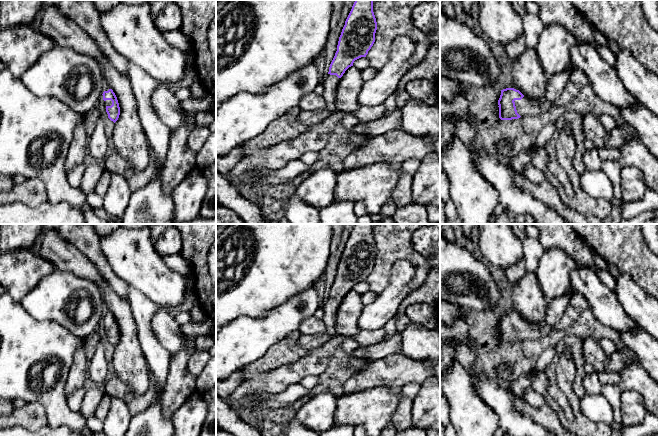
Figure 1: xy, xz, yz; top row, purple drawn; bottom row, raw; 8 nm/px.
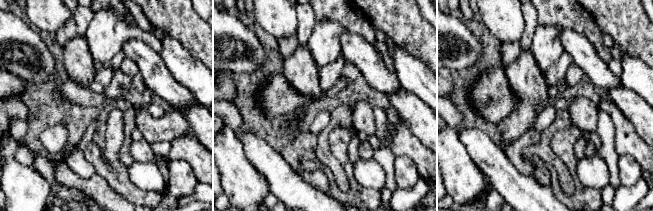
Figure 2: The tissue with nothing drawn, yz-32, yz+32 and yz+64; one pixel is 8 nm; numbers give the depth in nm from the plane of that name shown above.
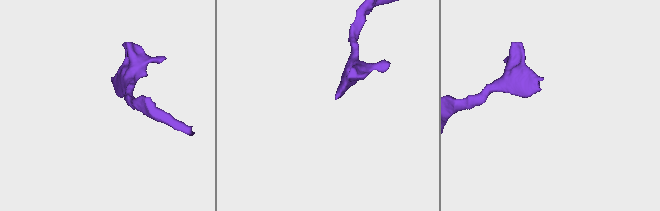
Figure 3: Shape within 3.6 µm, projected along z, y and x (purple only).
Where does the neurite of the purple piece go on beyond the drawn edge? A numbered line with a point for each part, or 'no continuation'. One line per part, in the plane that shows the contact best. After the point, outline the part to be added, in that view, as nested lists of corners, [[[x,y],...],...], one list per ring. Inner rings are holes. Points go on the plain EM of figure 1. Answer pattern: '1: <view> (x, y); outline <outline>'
1: yz (526, 330); outline [[[524,319],[521,324],[515,324],[515,330],[517,337],[523,340],[537,340],[542,337],[546,337],[552,330],[551,325],[539,325],[531,323]]]

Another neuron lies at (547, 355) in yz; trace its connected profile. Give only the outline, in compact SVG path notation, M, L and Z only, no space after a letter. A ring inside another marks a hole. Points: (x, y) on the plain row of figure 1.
M550 346L546 348L538 358L536 369L538 371L543 372L546 366L553 360L554 356L556 354L556 350L554 346Z

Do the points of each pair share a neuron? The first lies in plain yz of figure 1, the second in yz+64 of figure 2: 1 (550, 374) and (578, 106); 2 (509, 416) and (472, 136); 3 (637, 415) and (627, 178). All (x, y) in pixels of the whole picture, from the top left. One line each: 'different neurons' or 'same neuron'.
1: different neurons
2: same neuron
3: same neuron

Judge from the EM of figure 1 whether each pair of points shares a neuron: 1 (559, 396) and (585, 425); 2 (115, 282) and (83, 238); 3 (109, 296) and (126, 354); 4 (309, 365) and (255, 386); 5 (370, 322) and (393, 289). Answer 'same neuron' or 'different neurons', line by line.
1: different neurons
2: same neuron
3: same neuron
4: same neuron
5: same neuron

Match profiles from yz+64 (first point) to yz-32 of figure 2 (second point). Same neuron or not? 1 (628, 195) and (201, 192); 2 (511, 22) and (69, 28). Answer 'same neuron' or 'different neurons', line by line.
1: same neuron
2: different neurons

